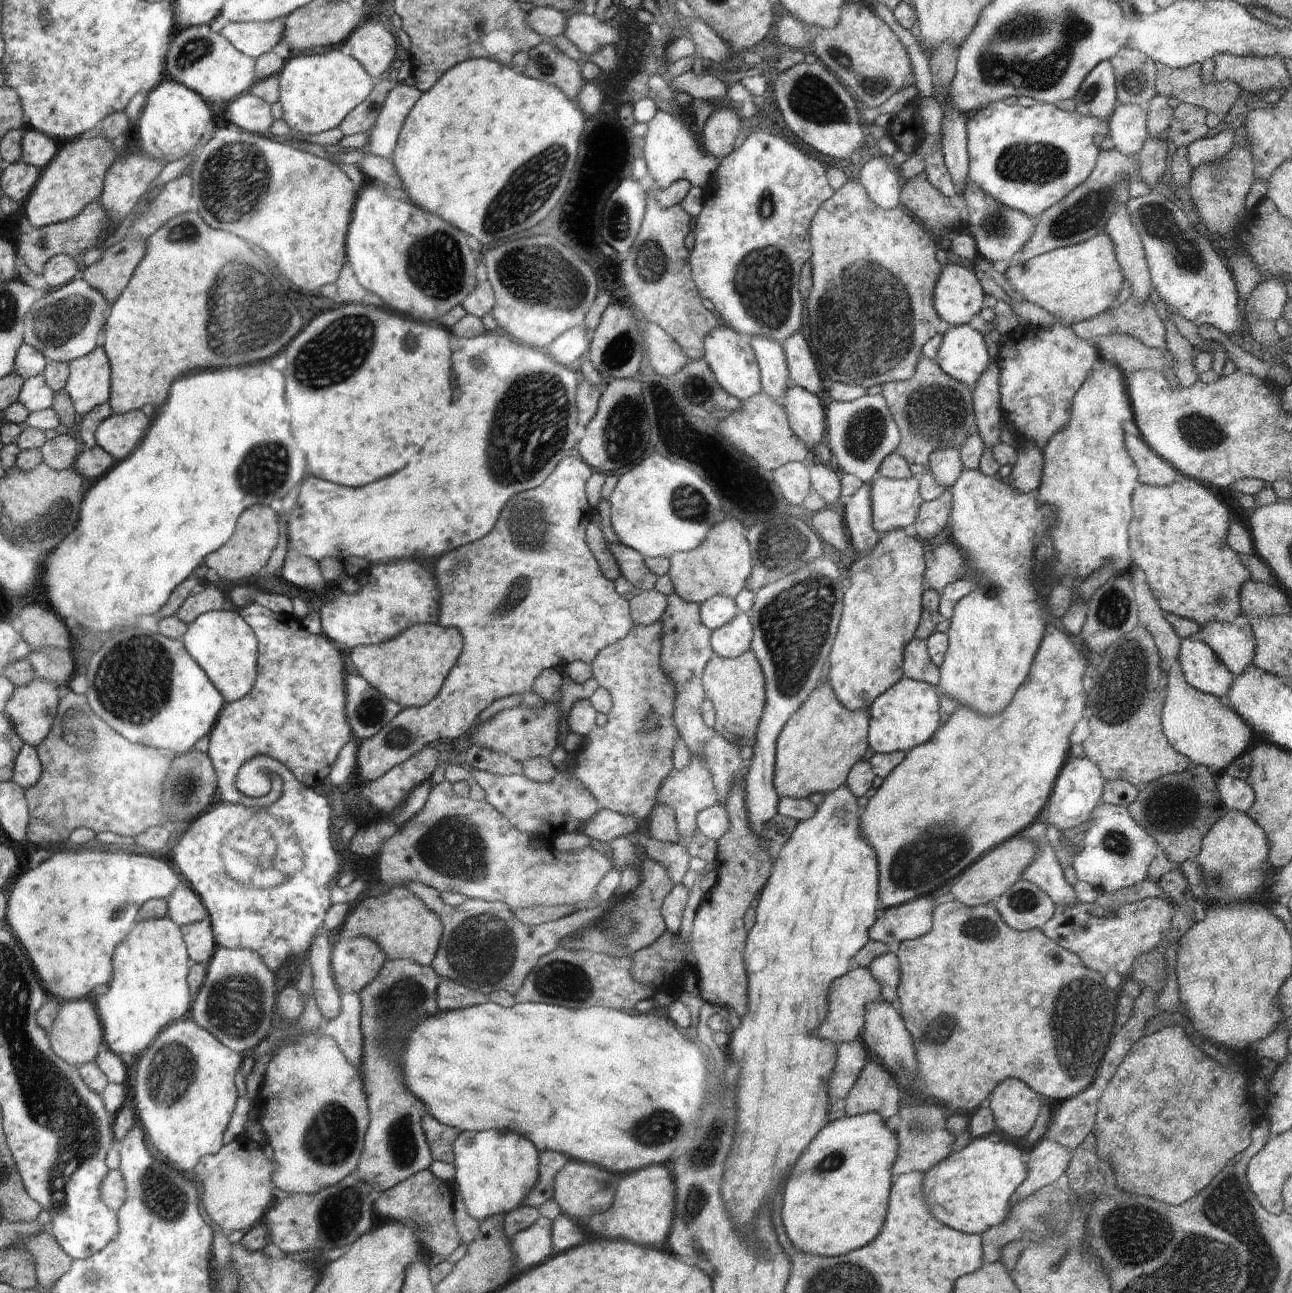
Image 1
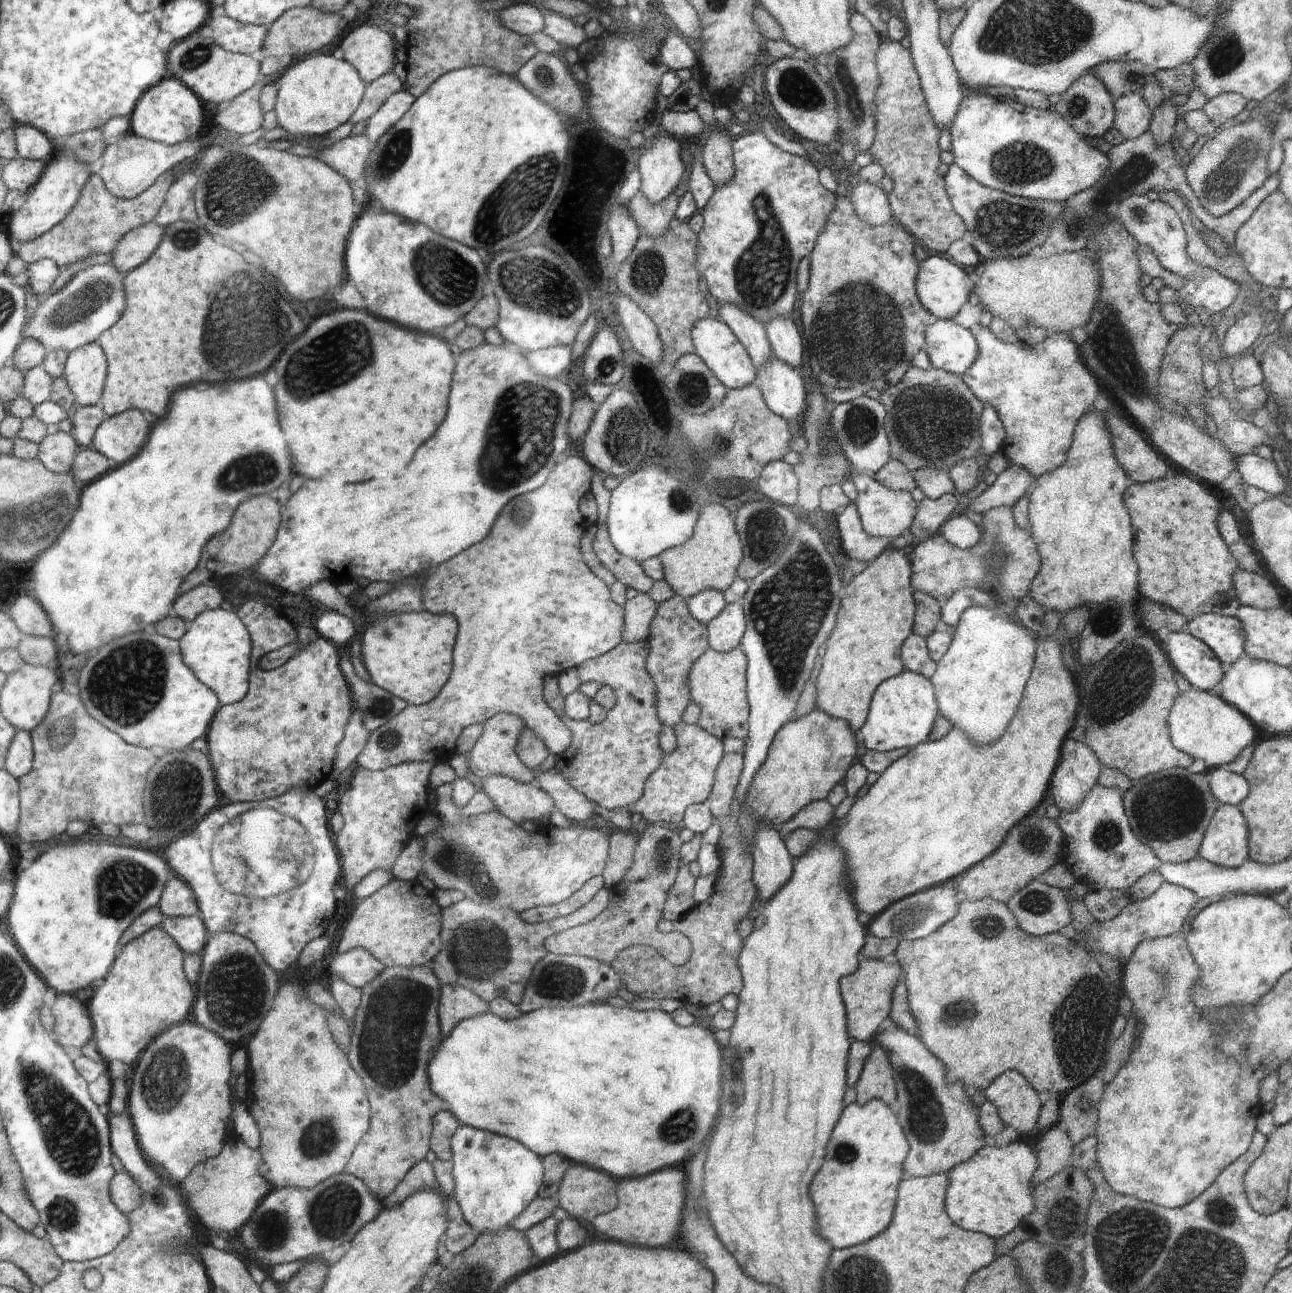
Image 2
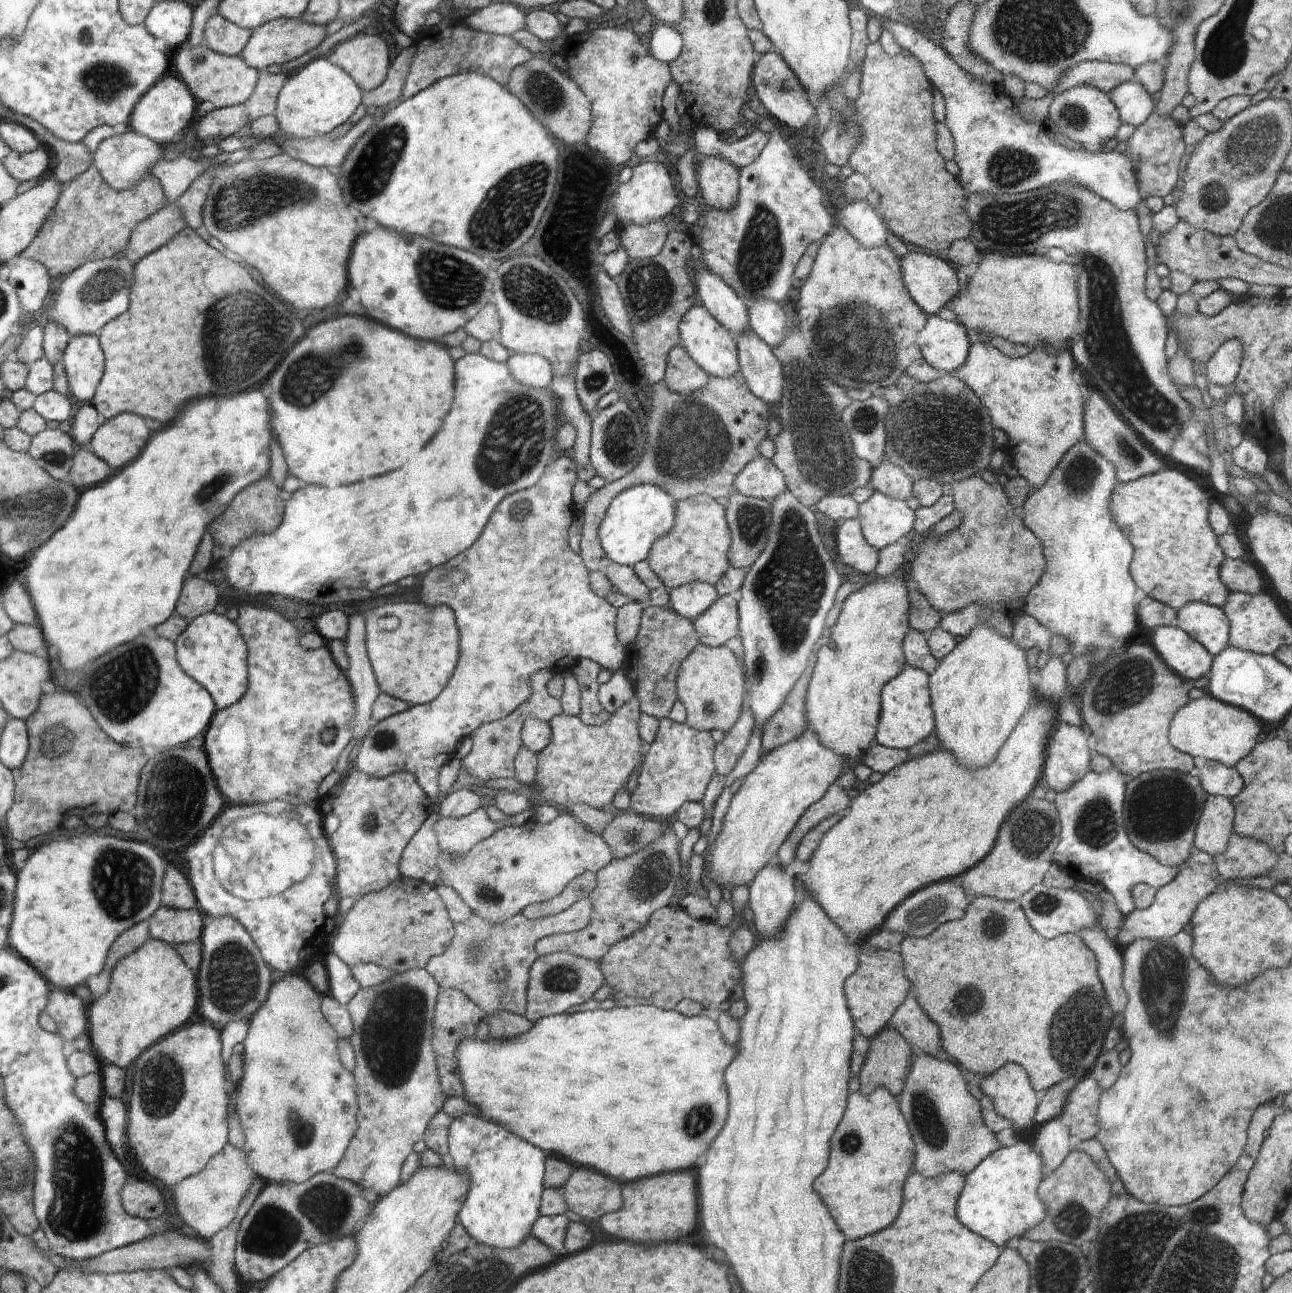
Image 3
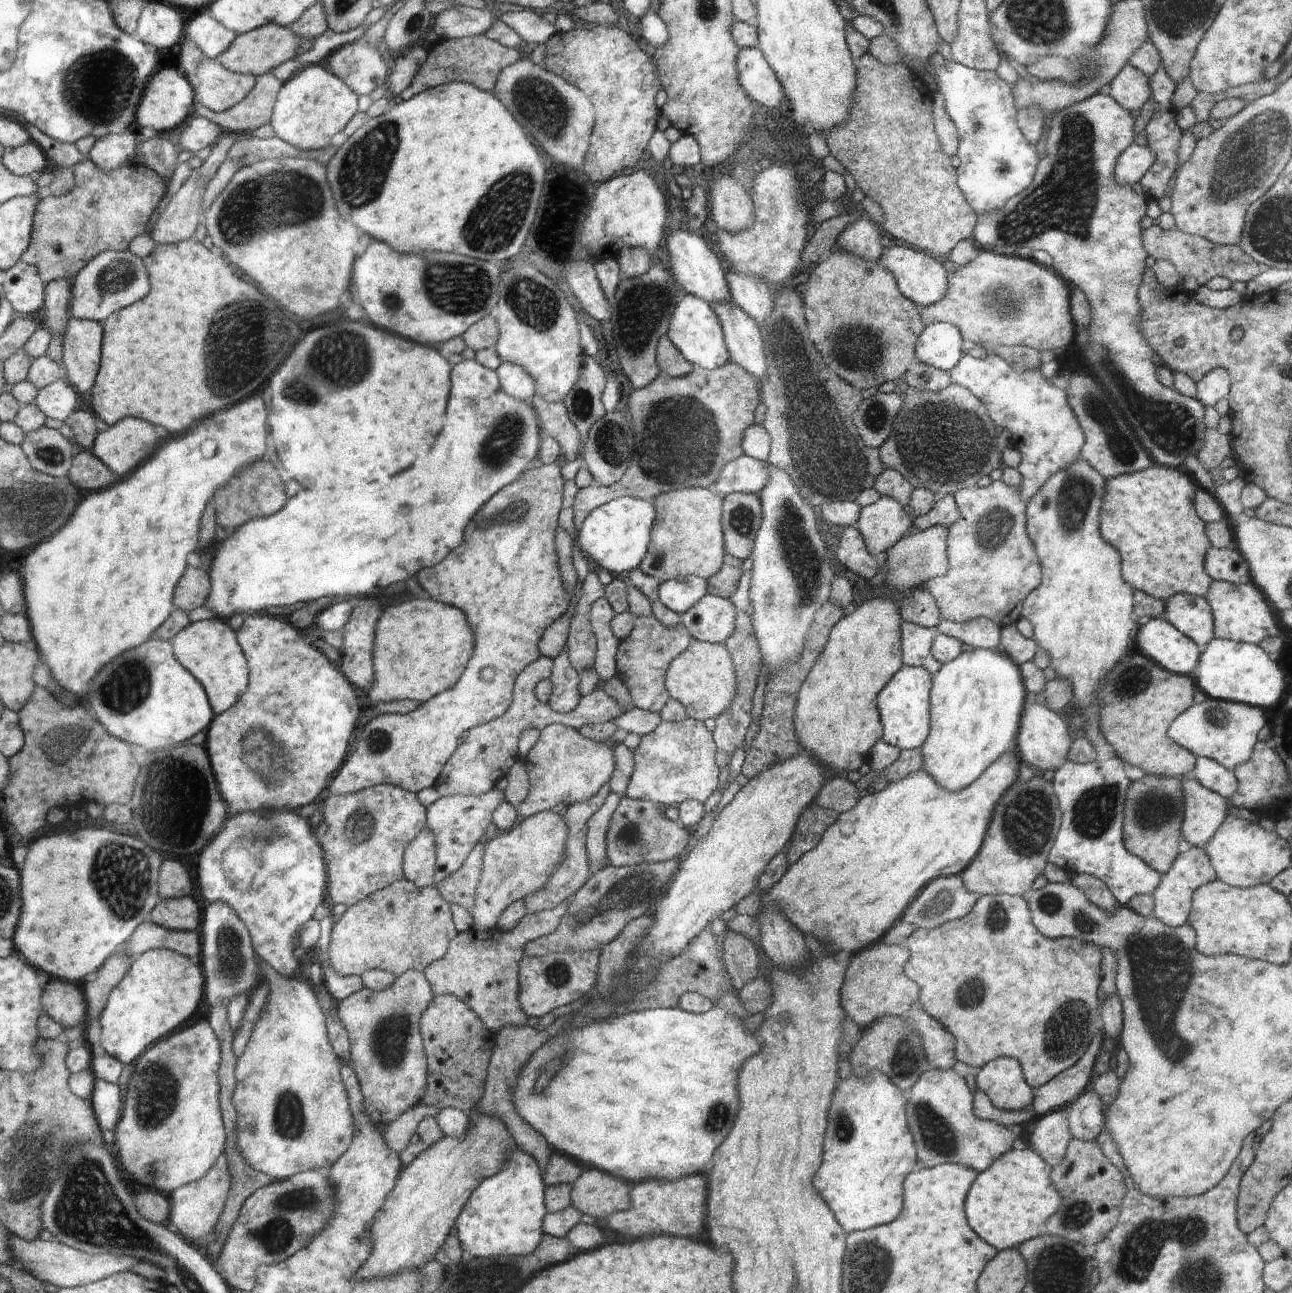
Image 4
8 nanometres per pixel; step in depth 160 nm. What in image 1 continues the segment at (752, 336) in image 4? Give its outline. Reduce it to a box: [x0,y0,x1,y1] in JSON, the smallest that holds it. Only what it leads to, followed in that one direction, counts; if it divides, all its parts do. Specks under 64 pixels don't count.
[780,385,826,447]

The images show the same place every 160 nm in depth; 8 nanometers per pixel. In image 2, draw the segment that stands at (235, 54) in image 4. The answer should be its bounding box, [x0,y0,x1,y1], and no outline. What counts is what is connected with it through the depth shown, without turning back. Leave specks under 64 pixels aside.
[259,7,340,61]

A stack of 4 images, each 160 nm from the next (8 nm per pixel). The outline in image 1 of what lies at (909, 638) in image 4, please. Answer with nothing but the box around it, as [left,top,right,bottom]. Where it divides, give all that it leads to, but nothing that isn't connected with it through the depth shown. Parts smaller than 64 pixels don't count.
[903,639,940,687]

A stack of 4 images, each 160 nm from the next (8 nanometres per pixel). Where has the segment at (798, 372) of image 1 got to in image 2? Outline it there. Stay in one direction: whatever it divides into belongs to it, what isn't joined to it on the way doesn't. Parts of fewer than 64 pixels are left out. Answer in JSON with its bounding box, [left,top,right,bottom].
[765,317,803,370]

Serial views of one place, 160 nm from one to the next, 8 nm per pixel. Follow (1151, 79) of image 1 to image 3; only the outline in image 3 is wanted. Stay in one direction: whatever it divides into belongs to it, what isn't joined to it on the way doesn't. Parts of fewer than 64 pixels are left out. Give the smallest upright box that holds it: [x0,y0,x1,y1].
[1051,61,1134,96]

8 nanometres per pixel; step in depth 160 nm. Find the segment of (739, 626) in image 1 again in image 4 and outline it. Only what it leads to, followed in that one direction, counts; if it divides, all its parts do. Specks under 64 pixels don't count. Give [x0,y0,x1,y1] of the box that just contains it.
[677,592,738,644]

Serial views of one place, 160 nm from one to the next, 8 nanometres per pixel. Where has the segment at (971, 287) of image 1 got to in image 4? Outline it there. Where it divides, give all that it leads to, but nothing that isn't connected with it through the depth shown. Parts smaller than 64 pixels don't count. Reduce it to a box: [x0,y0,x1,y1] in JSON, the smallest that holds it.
[879,243,949,308]

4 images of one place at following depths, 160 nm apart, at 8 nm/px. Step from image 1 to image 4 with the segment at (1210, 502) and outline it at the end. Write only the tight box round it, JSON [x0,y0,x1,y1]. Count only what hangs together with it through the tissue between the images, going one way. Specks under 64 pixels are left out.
[1100,463,1213,600]

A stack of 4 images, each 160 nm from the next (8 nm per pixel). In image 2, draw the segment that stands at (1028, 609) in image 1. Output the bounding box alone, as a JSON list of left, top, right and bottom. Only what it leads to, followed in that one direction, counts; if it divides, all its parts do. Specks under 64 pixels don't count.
[930,604,1037,745]

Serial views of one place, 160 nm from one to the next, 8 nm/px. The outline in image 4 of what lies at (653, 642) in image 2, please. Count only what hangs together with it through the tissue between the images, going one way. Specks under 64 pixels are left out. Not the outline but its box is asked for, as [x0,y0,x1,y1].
[616,614,692,713]

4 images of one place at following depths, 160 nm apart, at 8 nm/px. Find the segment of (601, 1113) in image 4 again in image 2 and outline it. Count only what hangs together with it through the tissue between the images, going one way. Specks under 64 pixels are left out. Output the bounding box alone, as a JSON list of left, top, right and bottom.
[427,1002,722,1179]

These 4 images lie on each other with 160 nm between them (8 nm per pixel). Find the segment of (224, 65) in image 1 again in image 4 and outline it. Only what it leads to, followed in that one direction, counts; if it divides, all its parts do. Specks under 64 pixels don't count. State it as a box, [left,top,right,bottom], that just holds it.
[195,58,254,113]

